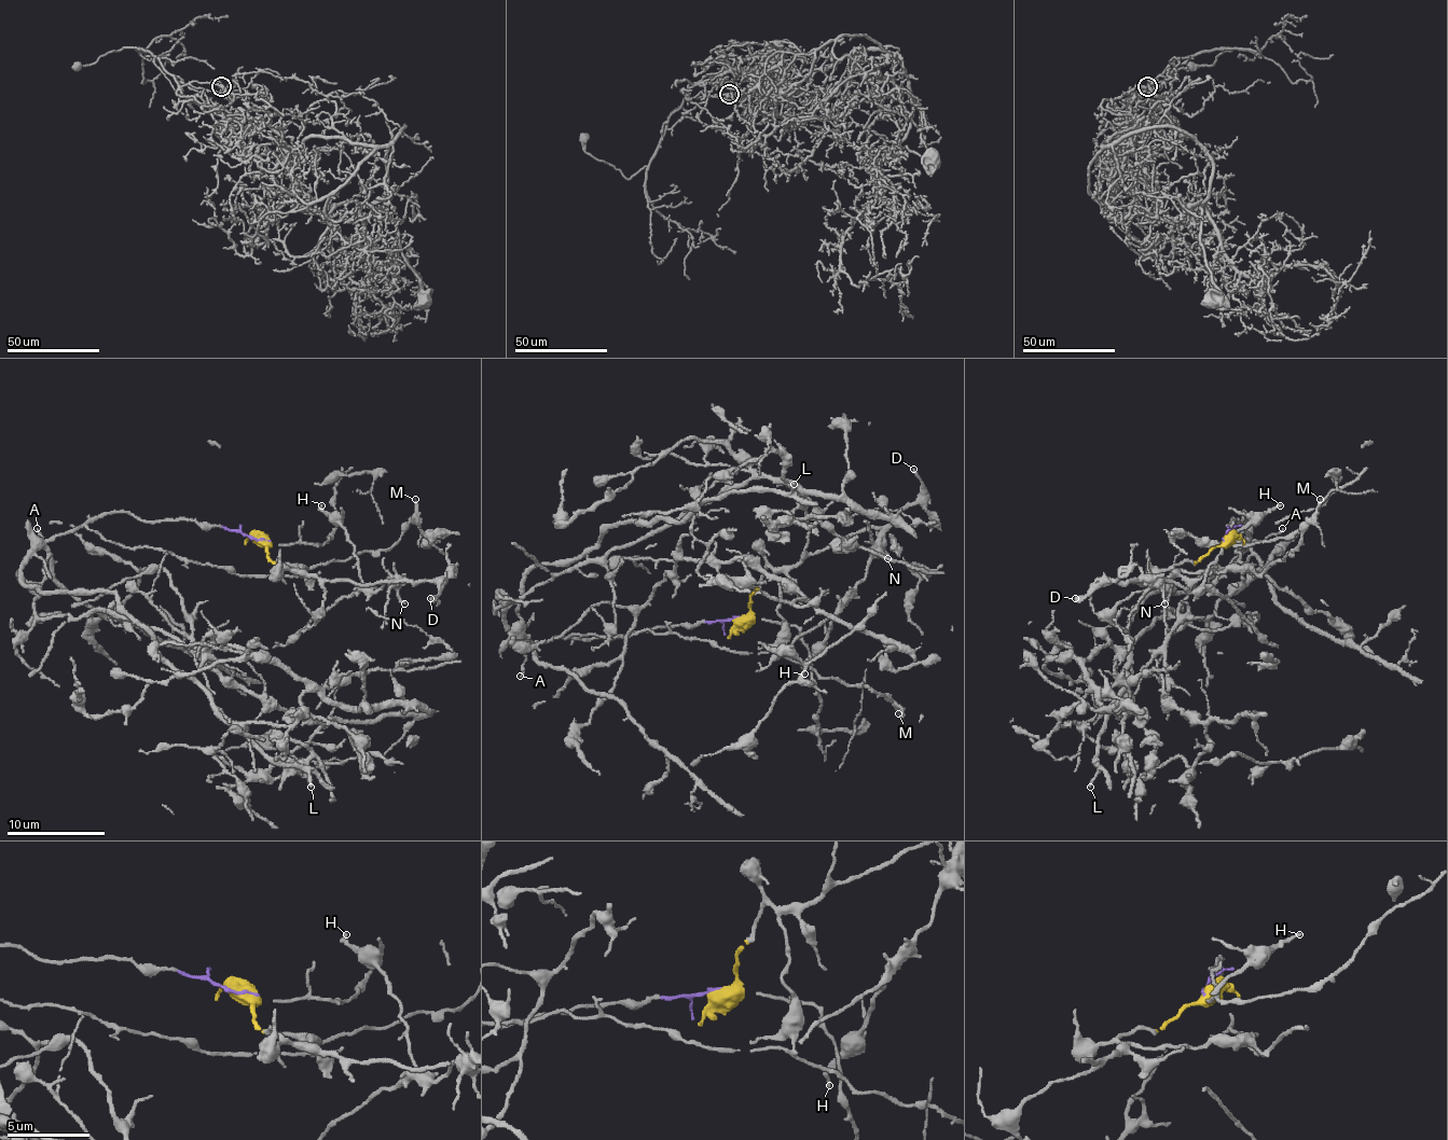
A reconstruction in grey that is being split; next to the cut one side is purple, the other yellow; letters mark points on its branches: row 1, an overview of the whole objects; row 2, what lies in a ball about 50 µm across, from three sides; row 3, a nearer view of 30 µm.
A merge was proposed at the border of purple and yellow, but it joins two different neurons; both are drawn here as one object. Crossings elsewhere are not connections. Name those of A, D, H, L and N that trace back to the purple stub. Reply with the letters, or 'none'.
A, L

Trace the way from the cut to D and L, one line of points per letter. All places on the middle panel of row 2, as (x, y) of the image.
D: (743, 617), (760, 577), (770, 567), (801, 561), (851, 534), (885, 527), (916, 498), (922, 481), (912, 469)
L: (743, 617), (527, 642), (505, 611), (532, 569), (581, 559), (610, 527), (681, 523), (708, 500), (795, 483)

